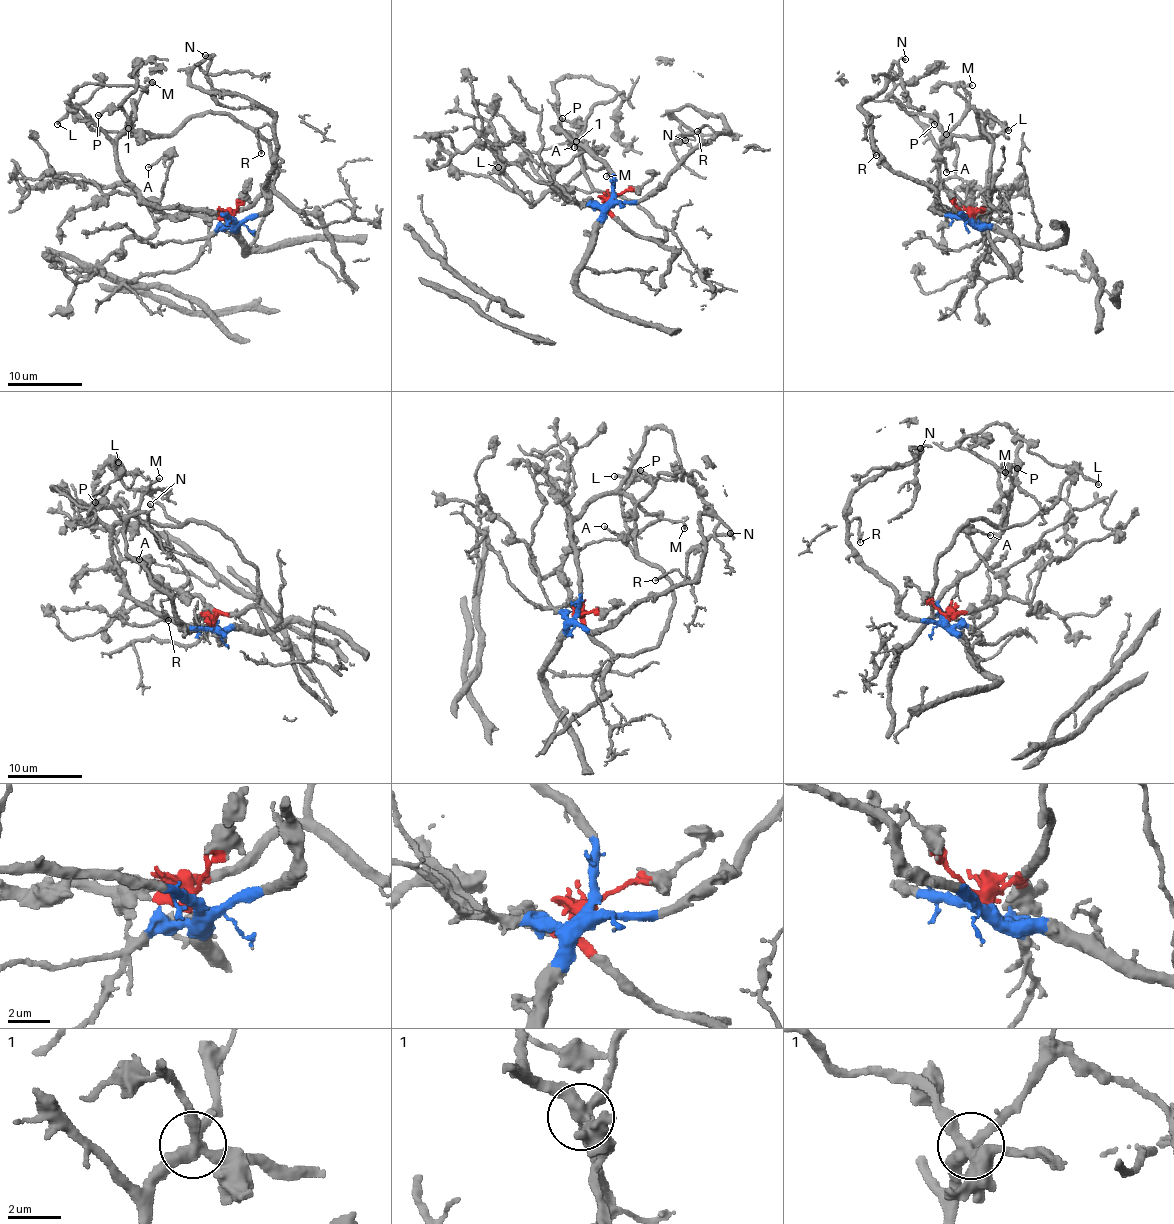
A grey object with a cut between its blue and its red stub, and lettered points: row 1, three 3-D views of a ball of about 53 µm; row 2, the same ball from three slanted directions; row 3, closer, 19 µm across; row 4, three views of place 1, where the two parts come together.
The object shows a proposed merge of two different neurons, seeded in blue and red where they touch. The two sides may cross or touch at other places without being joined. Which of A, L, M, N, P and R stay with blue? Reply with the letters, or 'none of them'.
M, N, R

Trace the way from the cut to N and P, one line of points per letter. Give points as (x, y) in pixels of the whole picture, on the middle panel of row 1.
N: (611, 199), (644, 199), (681, 158), (726, 129), (710, 112), (680, 106), (671, 113), (695, 138), (685, 140)
P: (611, 197), (612, 215), (646, 238), (666, 238), (631, 202), (595, 189), (581, 163), (583, 125), (561, 117)

